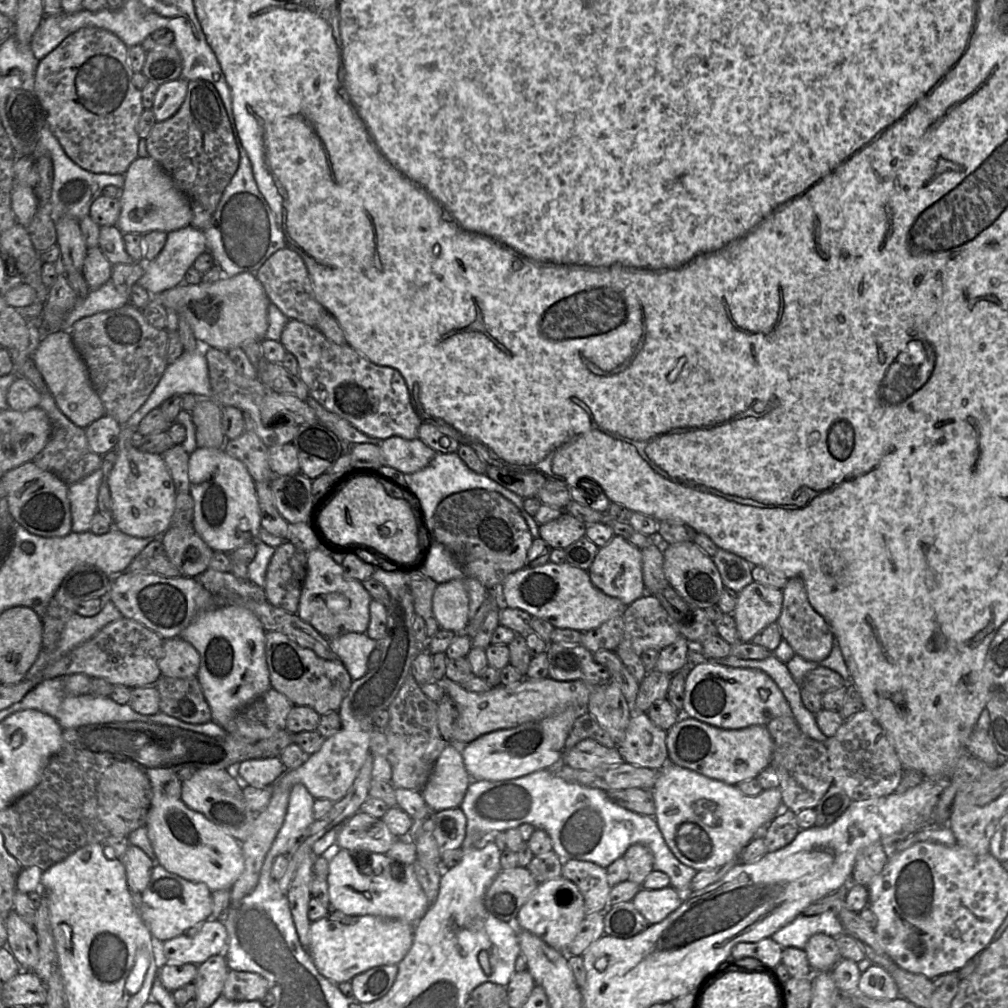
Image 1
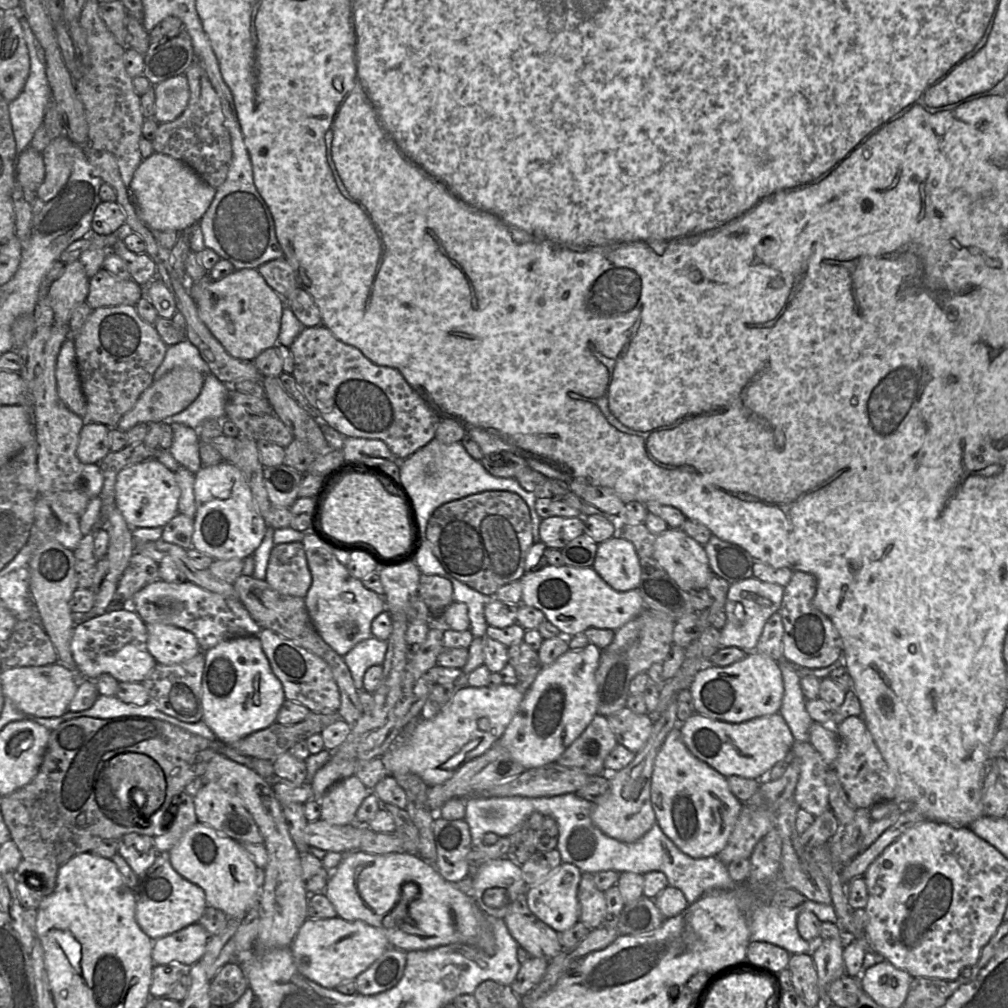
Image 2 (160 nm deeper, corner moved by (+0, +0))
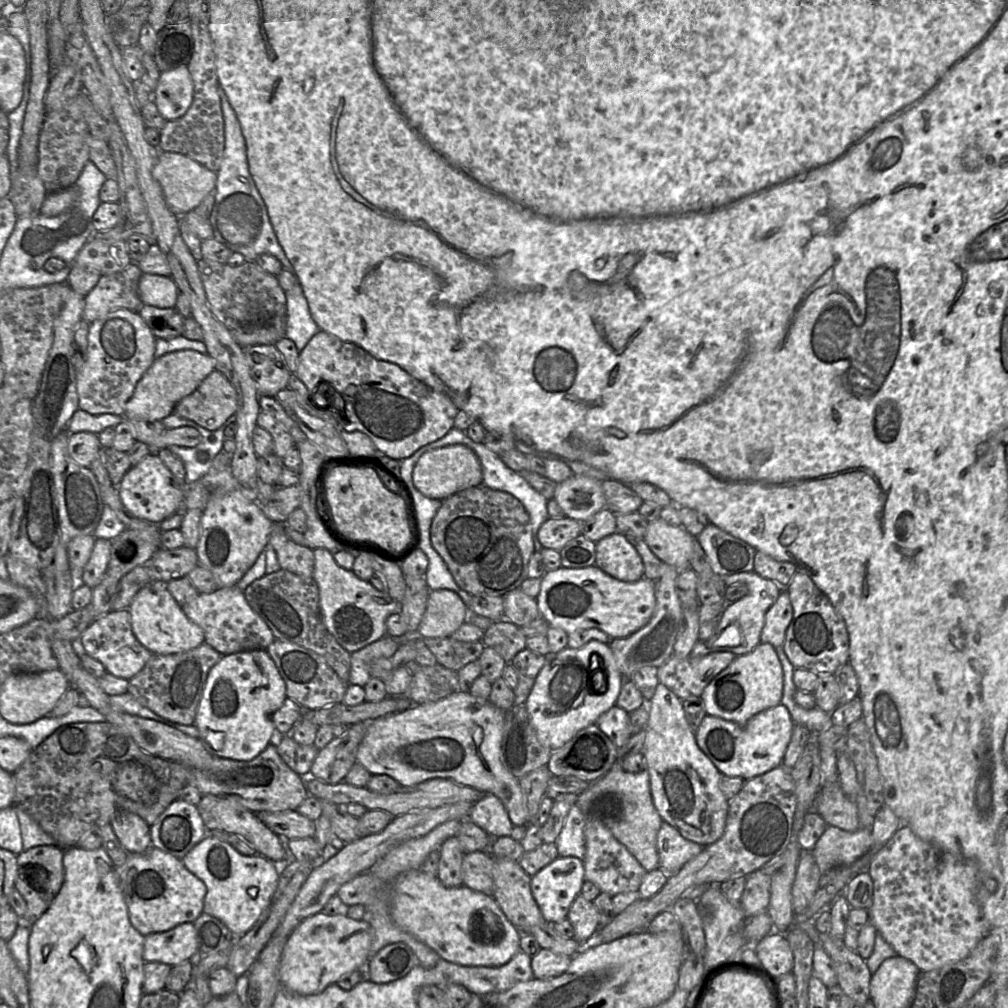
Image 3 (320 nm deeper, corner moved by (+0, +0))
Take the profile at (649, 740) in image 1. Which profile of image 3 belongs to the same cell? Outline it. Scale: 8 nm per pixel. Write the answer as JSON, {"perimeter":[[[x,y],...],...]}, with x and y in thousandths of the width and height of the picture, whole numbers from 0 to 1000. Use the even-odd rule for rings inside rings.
{"perimeter":[[[611,698],[602,706],[598,707],[592,713],[590,719],[612,742],[621,739],[628,729],[624,707]]]}

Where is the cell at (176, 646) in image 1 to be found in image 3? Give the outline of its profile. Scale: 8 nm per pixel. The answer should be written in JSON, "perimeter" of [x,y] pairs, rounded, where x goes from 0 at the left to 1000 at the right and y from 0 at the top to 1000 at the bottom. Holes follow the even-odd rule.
{"perimeter":[[[150,577],[140,583],[127,603],[131,627],[151,649],[168,650],[185,647],[202,638],[202,626],[182,607],[165,583],[165,578]]]}

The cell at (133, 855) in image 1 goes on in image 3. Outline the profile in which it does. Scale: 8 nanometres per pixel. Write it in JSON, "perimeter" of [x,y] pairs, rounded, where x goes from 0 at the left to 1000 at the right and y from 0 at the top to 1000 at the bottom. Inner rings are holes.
{"perimeter":[[[116,804],[109,817],[127,846],[142,846],[151,840],[149,819],[136,808]]]}

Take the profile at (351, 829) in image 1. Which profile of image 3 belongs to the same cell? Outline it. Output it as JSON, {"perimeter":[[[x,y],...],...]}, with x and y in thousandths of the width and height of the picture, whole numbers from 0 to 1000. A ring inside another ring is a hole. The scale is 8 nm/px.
{"perimeter":[[[295,804],[254,807],[258,814],[282,833],[312,830],[313,814],[306,813]]]}

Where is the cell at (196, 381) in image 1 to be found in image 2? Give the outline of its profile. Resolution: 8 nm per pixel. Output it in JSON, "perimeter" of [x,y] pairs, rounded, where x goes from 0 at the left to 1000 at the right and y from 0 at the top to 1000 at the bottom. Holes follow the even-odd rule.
{"perimeter":[[[187,336],[167,343],[163,357],[153,371],[153,378],[175,364],[189,364],[203,373],[208,371],[208,364],[200,355],[197,346]]]}

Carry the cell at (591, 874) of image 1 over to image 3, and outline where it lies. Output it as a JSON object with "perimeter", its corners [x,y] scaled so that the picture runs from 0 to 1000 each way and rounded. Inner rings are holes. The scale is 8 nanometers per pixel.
{"perimeter":[[[574,887],[565,899],[563,913],[568,919],[571,934],[584,936],[590,933],[595,919],[594,906],[588,895],[581,893]]]}

